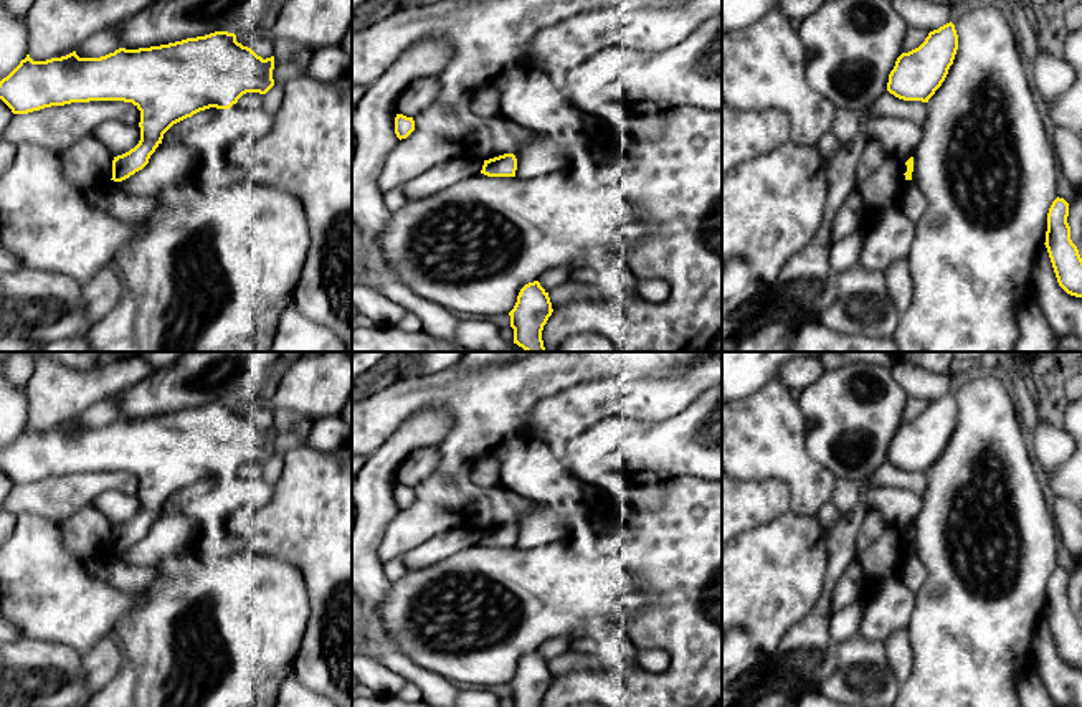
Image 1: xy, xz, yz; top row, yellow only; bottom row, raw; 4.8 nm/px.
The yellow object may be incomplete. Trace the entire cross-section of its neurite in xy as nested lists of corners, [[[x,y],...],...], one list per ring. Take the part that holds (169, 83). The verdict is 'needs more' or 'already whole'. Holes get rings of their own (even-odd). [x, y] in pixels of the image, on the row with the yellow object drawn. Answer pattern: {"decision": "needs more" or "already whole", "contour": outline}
{"decision": "already whole", "contour": [[[215,31],[182,41],[126,50],[119,48],[101,58],[79,58],[76,51],[33,61],[30,55],[0,81],[0,99],[13,114],[28,114],[51,106],[89,101],[124,101],[140,111],[140,140],[129,152],[114,157],[112,178],[122,182],[142,170],[164,134],[193,114],[216,107],[230,109],[246,93],[266,94],[273,86],[274,56],[263,59],[251,48],[236,41],[235,33]]]}

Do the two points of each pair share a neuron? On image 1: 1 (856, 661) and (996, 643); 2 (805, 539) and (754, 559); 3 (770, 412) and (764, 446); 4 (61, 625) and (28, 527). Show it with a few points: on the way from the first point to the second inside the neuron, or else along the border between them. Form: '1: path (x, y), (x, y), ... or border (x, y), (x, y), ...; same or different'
1: path (891, 689), (942, 689), (962, 669); same
2: path (792, 550), (783, 559), (767, 559); same
3: path (770, 420), (764, 438); same
4: path (55, 600), (38, 582), (35, 552); same

